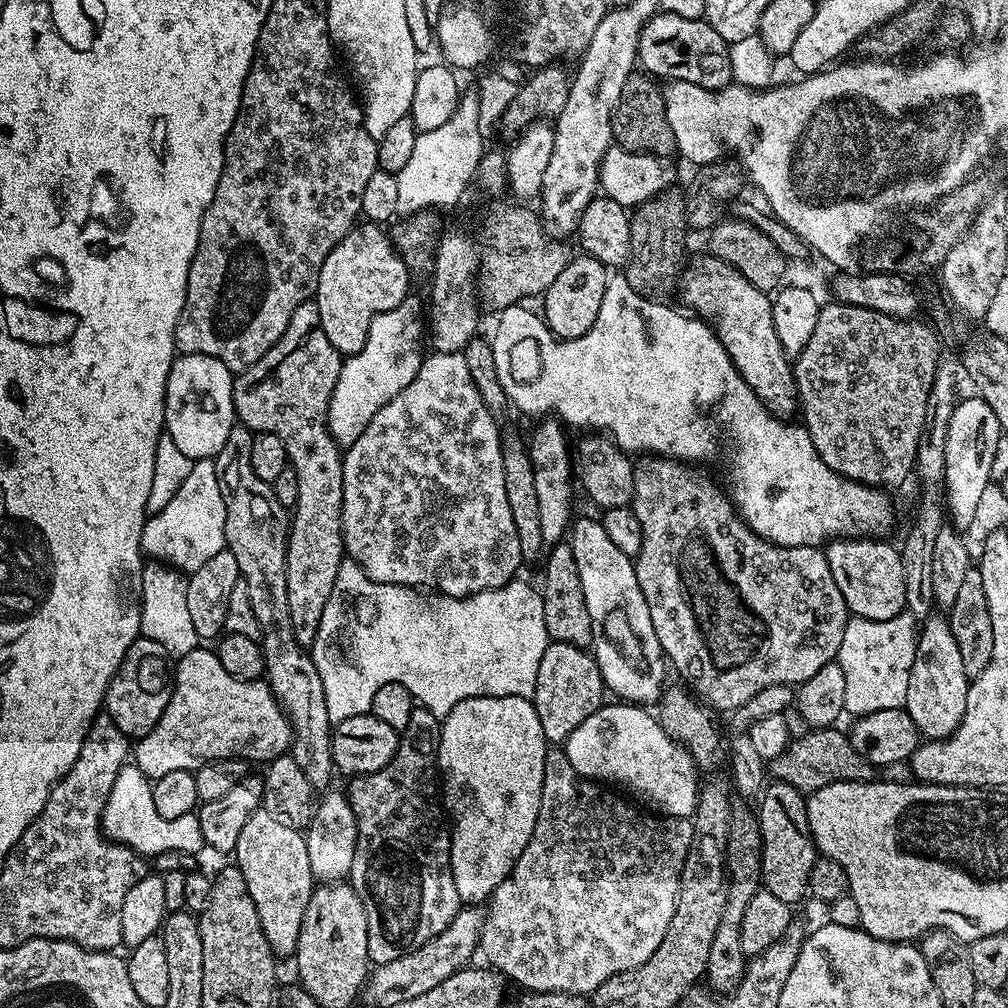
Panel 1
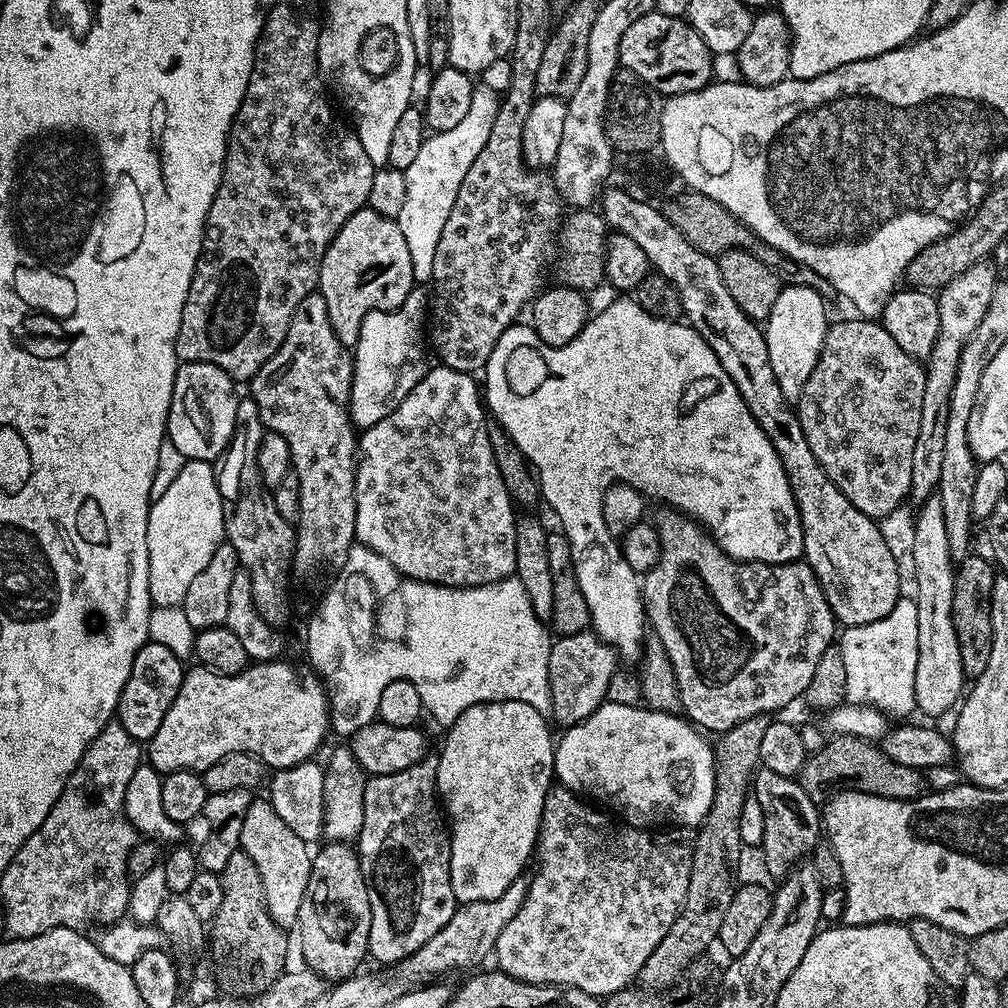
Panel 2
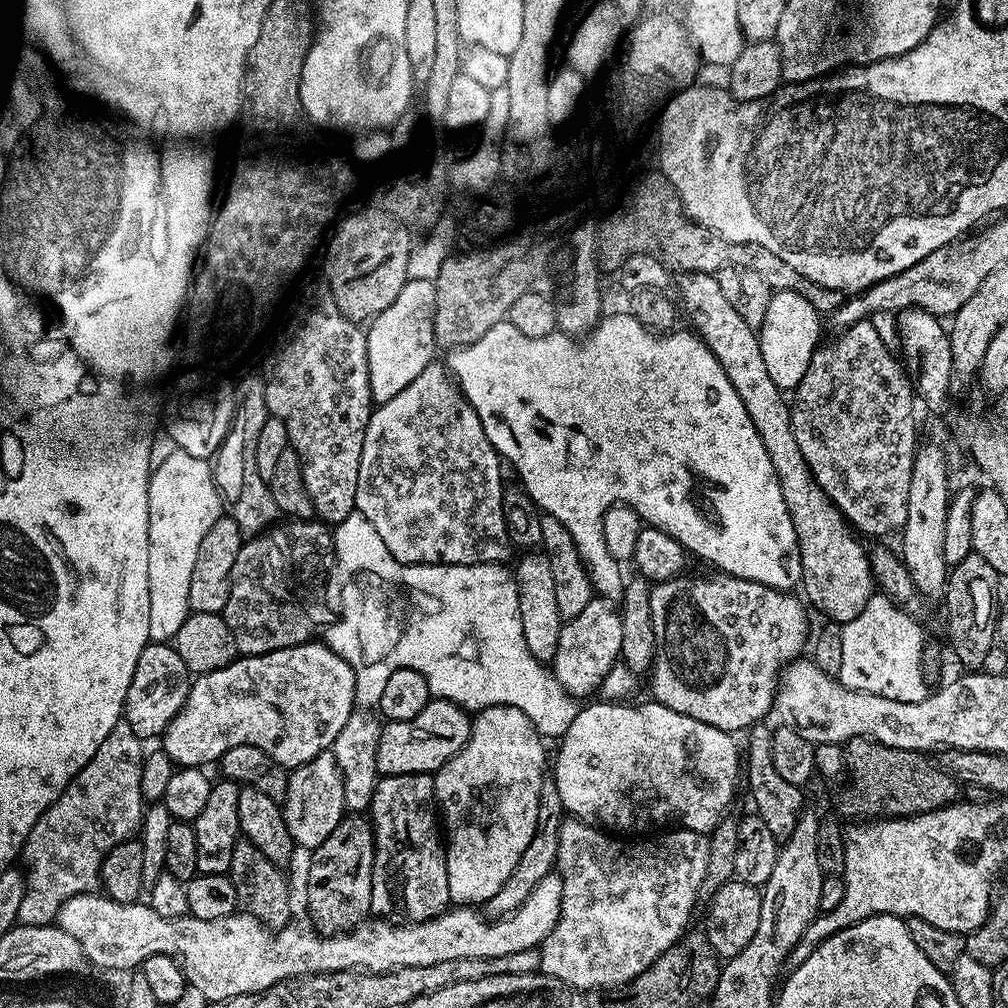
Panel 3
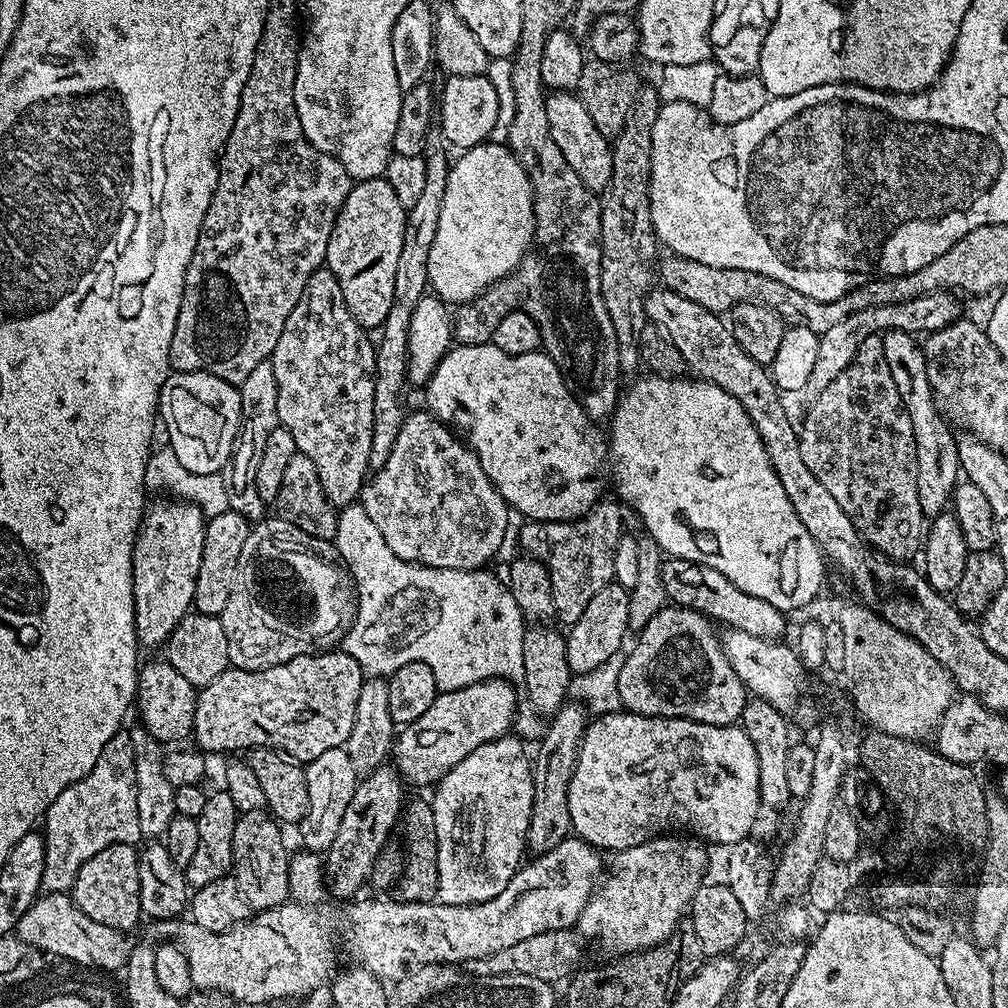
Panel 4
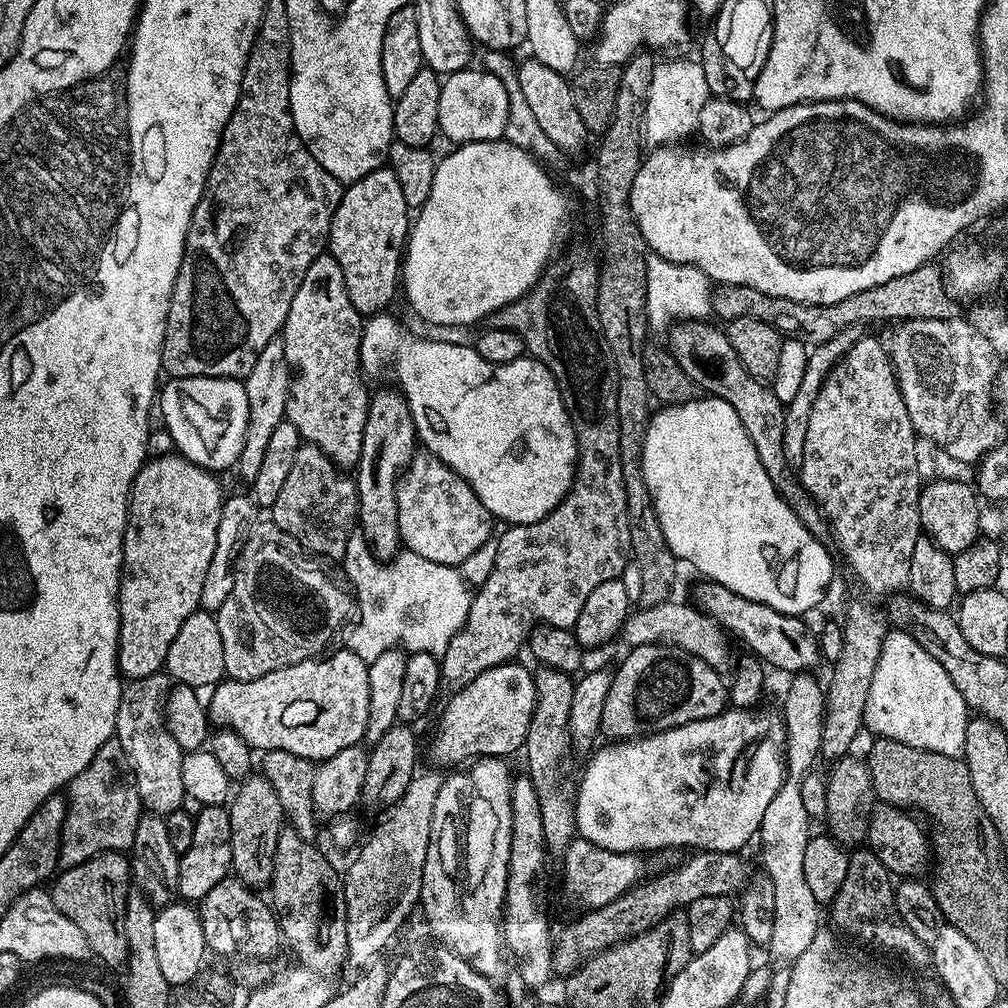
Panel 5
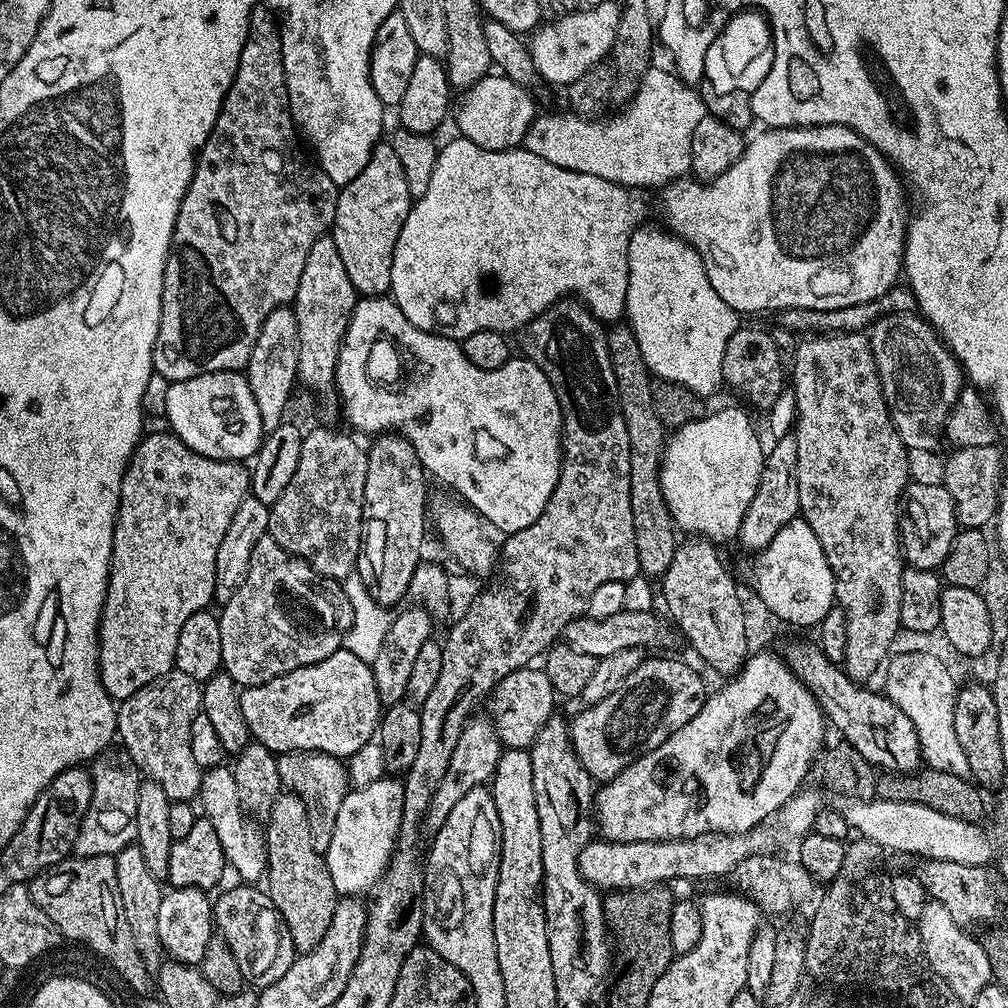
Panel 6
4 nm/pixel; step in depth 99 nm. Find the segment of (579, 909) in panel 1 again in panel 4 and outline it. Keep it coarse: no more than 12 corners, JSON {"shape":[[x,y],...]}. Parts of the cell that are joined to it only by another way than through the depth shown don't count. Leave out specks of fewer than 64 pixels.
{"shape":[[699,839],[611,857],[578,921],[615,954],[670,938],[705,883]]}

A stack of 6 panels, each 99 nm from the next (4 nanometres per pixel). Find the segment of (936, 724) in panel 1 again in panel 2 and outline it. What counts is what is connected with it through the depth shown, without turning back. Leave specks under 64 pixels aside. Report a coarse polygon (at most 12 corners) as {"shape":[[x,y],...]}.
{"shape":[[939,495],[912,528],[921,713],[966,688],[952,621],[956,568]]}

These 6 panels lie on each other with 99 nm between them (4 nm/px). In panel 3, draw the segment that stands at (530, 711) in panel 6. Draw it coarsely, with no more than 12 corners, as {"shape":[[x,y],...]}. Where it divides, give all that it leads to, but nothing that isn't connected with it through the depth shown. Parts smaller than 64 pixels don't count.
{"shape":[[429,699],[418,718],[388,722],[380,776],[435,774],[472,733],[473,717]]}

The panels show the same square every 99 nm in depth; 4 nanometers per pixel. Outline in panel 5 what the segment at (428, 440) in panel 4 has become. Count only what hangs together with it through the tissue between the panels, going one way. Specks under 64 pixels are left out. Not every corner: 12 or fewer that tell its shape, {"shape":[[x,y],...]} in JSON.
{"shape":[[427,450],[396,485],[403,547],[464,566],[494,518]]}

